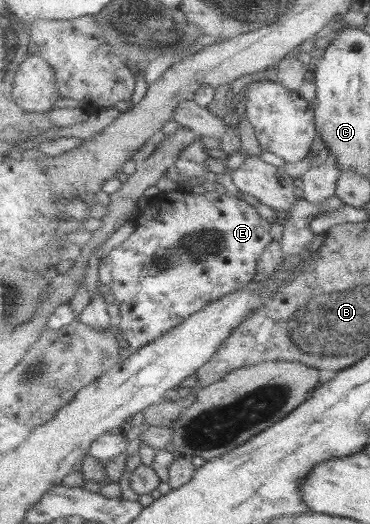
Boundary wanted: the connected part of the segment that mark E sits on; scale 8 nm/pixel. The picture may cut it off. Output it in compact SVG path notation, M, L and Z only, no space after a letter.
M179 188L159 192L148 199L148 205L134 218L135 230L120 245L106 251L99 262L99 282L105 284L119 307L119 328L132 352L155 342L161 335L208 305L231 293L245 289L257 274L259 256L273 242L271 223L253 205L220 188L205 193L189 194Z

